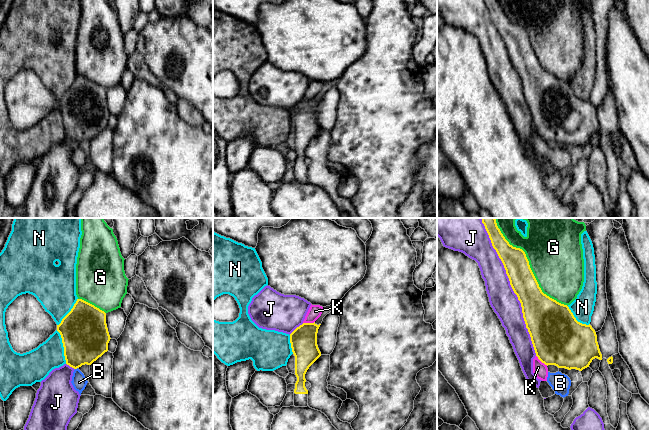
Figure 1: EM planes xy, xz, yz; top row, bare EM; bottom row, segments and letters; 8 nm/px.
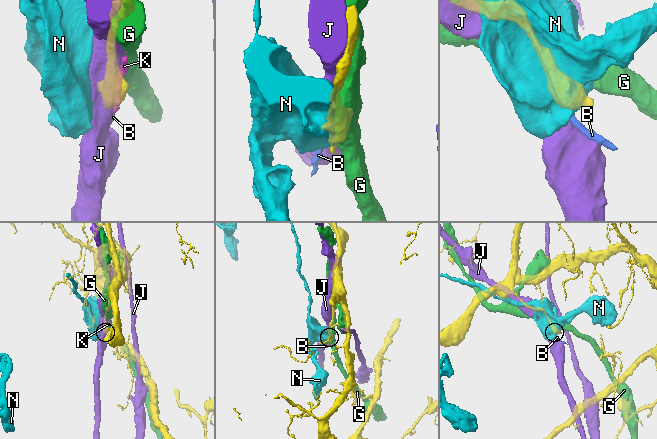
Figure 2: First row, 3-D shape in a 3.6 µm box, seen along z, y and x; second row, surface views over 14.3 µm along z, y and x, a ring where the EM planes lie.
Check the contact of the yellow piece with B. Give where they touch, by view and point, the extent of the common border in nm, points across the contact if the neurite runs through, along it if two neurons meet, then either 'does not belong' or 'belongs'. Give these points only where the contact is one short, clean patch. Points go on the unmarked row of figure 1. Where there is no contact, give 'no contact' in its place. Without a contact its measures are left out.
xy (76, 144) | 30 nm | along xy (77, 143), (75, 145) | does not belong

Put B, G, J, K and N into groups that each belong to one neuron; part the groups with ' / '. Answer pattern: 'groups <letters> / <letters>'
groups B K / G / J / N

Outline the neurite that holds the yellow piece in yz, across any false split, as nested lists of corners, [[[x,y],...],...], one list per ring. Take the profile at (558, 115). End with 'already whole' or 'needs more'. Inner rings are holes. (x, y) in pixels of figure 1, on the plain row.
[[[497,0],[484,2],[521,79],[538,135],[547,142],[579,147],[589,143],[595,134],[602,136],[592,102],[578,98],[567,81],[542,68],[525,28],[510,21]]]; already whole

